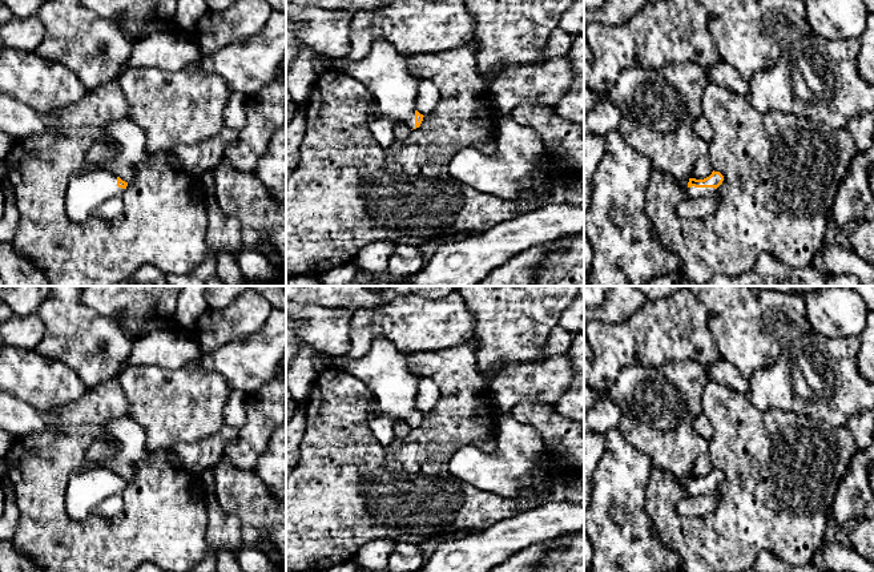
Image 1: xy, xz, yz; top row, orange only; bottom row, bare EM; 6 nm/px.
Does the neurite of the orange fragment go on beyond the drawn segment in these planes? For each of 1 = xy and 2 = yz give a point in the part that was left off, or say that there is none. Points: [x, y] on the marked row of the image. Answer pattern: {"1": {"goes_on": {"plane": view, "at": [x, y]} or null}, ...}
{"1": {"goes_on": {"plane": "xy", "at": [91, 186]}}, "2": {"goes_on": {"plane": "yz", "at": [692, 192]}}}

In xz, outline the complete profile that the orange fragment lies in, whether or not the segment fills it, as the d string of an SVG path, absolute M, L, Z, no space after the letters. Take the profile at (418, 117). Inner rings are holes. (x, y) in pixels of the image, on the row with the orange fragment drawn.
M379 37L368 55L358 61L327 59L329 69L339 71L363 84L371 96L368 128L375 141L388 146L396 122L419 128L423 114L415 109L420 80L408 71L408 56Z

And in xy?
M94 142L85 156L81 169L68 181L65 192L67 215L73 222L84 222L109 198L122 197L128 182L94 165L114 160L122 152L121 144Z

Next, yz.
M712 172L712 174L704 180L689 178L688 188L684 190L688 198L710 197L716 193L716 189L722 184L724 176L720 172Z

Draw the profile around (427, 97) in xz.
M420 80L418 85L415 110L426 116L439 104L439 90L430 80Z

